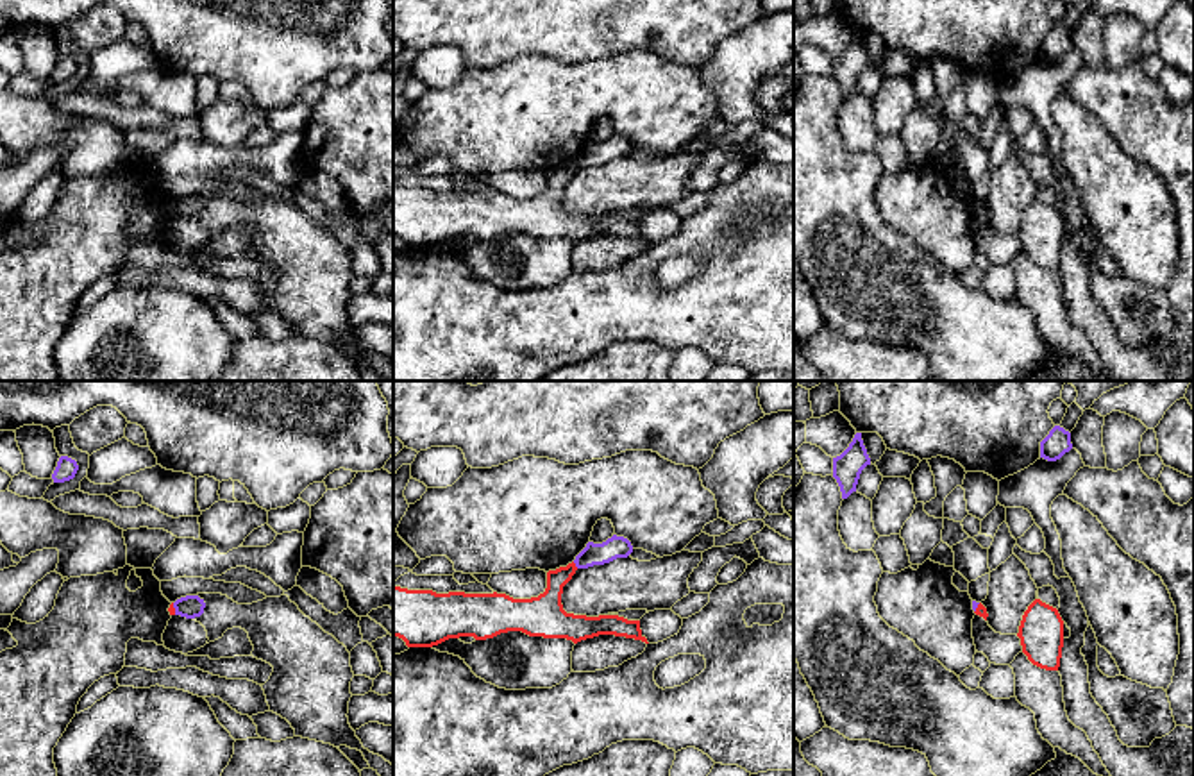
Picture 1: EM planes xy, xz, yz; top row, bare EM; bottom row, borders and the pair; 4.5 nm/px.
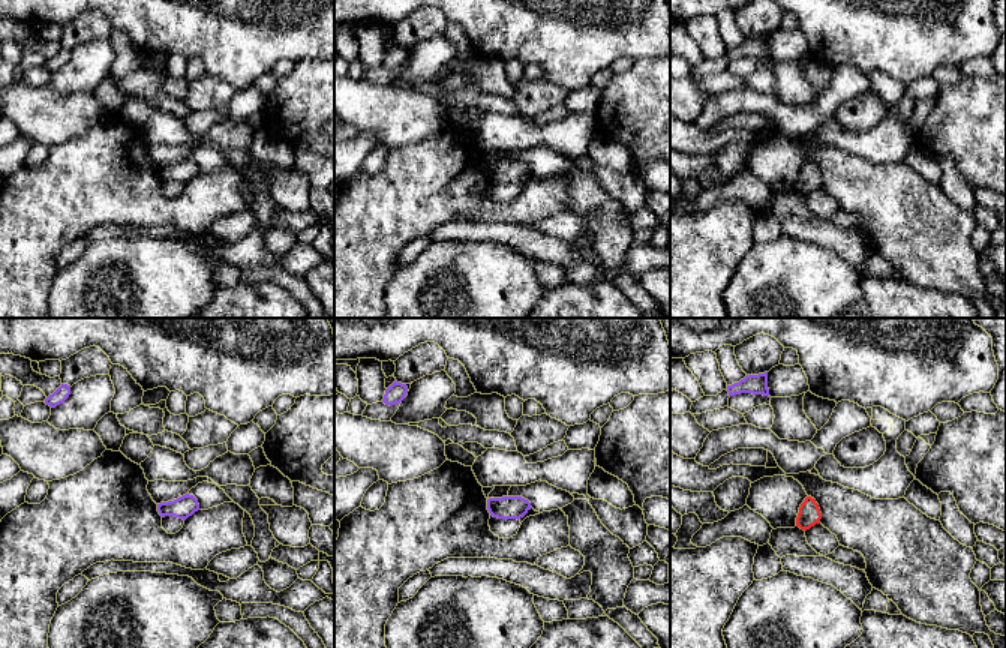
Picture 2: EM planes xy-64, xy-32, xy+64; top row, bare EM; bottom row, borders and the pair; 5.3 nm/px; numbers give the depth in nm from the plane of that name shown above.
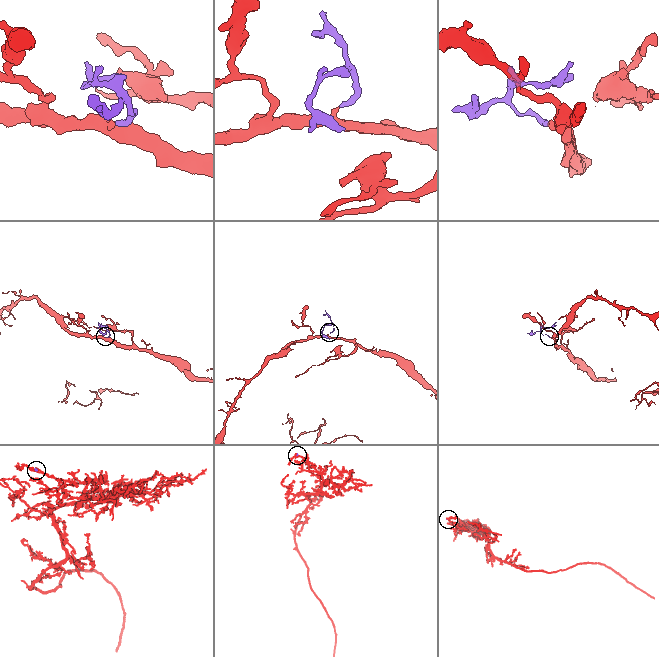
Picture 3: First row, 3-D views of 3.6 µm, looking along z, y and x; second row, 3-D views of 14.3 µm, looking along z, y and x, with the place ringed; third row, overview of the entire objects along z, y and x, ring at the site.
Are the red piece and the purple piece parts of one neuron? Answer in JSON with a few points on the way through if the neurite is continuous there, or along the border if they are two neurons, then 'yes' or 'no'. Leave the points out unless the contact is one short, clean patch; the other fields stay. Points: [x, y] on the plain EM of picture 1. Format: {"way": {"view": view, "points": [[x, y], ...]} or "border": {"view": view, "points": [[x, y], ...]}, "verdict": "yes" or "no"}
{"border": {"view": "xz", "points": [[572, 161], [578, 167]]}, "verdict": "no"}

